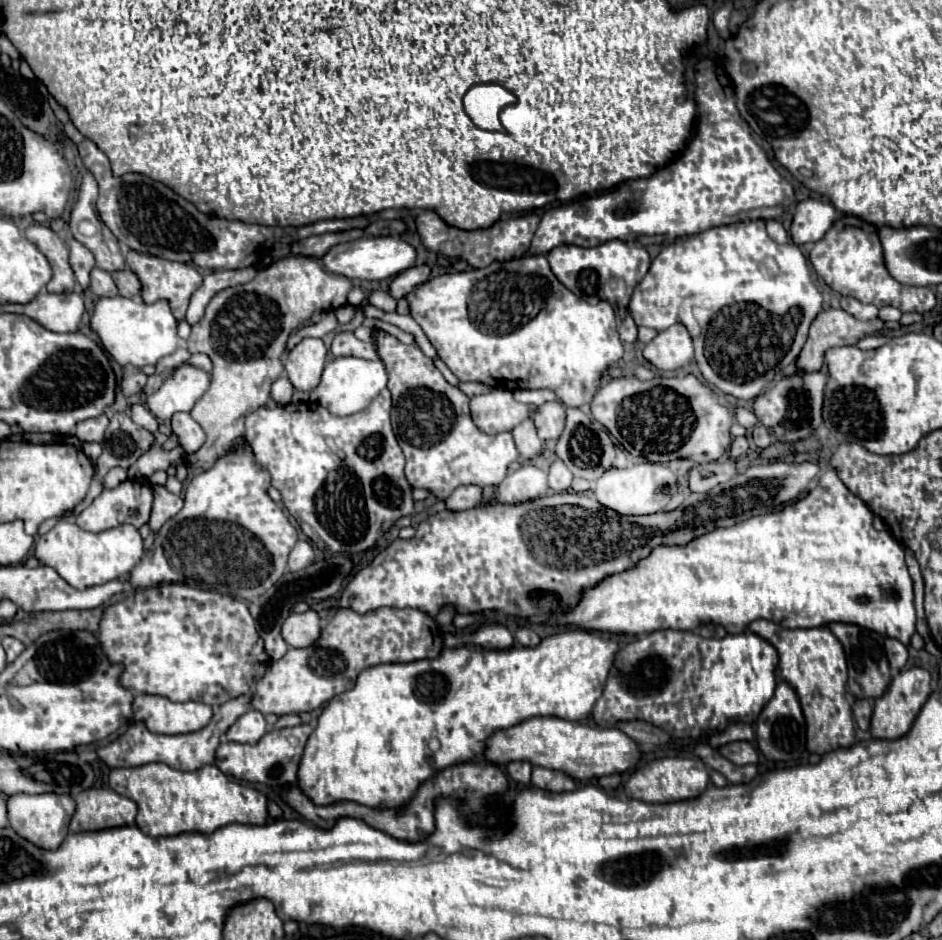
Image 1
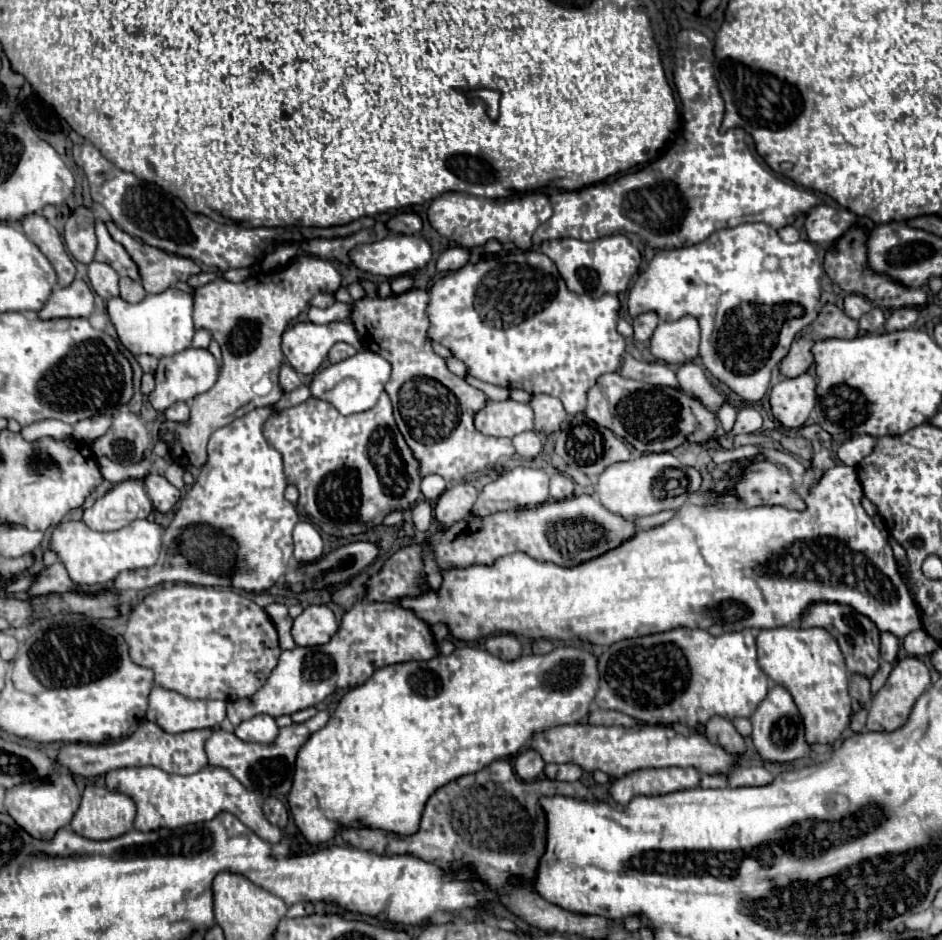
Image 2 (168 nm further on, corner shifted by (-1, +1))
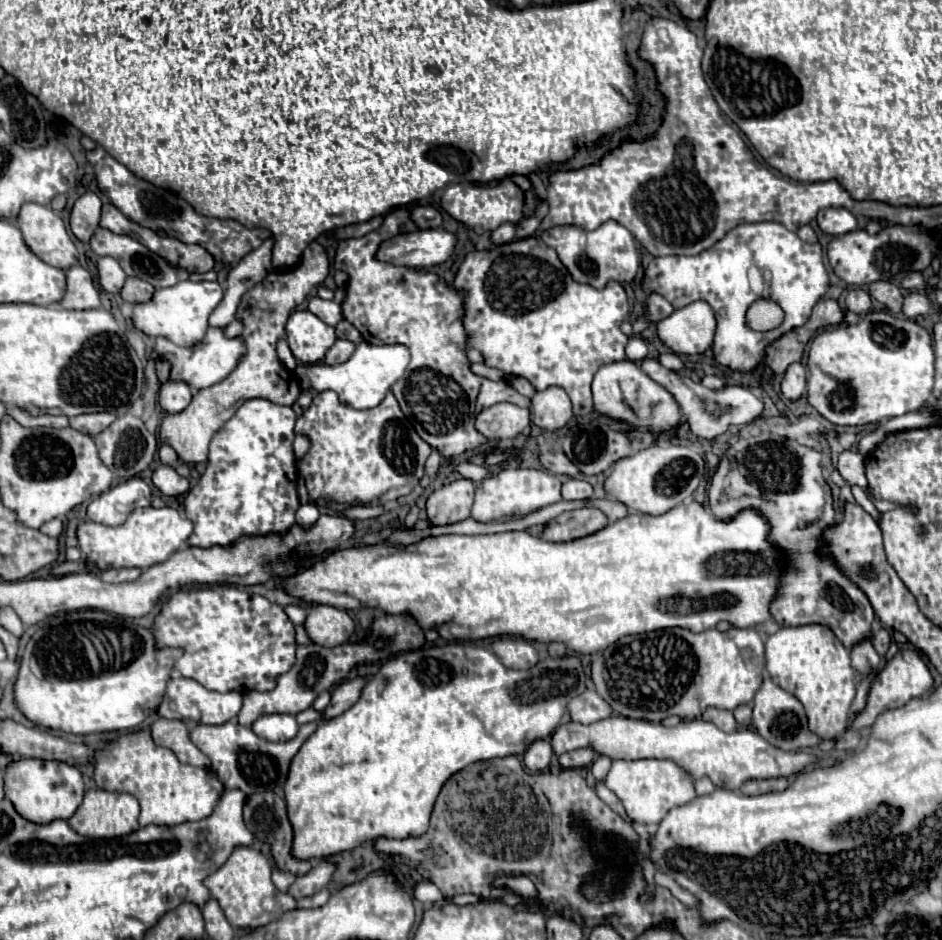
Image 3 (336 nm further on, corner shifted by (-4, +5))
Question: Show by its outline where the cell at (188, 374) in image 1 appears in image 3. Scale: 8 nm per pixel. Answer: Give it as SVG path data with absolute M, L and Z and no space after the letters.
M210 328L206 332L206 336L202 338L202 342L198 342L196 346L192 348L182 348L182 346L176 346L174 342L166 340L166 338L156 338L156 352L170 362L170 380L174 382L186 382L190 384L194 390L200 390L200 388L208 388L220 380L224 380L232 370L234 366L238 364L238 360L242 358L244 354L244 342L242 338L232 338L228 340L224 336L224 330L220 328Z

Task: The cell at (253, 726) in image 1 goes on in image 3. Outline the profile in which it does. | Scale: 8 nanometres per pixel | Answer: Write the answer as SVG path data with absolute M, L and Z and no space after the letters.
M264 714L250 726L250 730L264 740L284 742L294 738L294 734L298 732L298 724L290 714Z

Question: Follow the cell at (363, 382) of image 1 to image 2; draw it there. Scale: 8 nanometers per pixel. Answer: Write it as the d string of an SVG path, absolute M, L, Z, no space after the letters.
M363 350L351 358L345 358L337 364L331 364L315 372L309 390L315 398L333 404L341 414L355 414L371 410L377 404L379 394L383 392L383 386L389 380L389 376L391 376L391 364L383 356L371 350Z

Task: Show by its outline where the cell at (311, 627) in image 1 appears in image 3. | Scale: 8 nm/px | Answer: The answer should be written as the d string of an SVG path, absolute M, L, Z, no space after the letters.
M312 604L304 628L314 644L338 646L352 636L354 622L346 610L324 604Z

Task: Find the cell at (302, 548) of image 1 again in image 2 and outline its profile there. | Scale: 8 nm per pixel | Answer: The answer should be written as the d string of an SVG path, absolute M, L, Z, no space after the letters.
M301 520L295 526L293 540L295 540L295 560L299 562L313 562L323 552L323 540L317 528L307 520Z

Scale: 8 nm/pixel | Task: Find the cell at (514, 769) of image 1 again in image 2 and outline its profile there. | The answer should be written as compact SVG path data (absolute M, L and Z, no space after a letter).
M525 748L517 760L515 760L515 772L523 778L523 780L535 780L541 776L545 768L543 758L533 750L533 748Z

